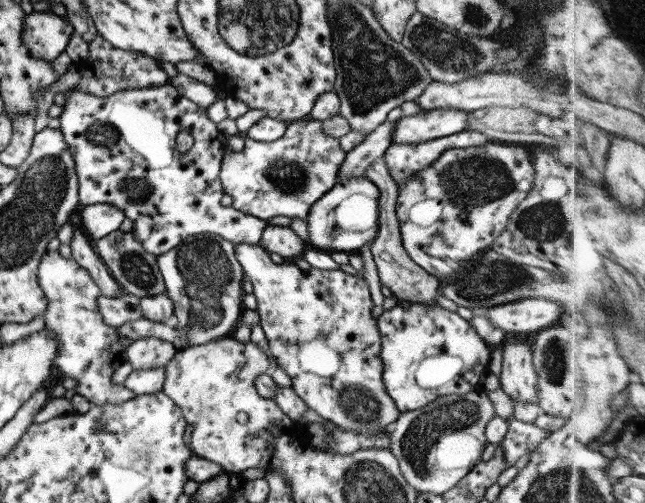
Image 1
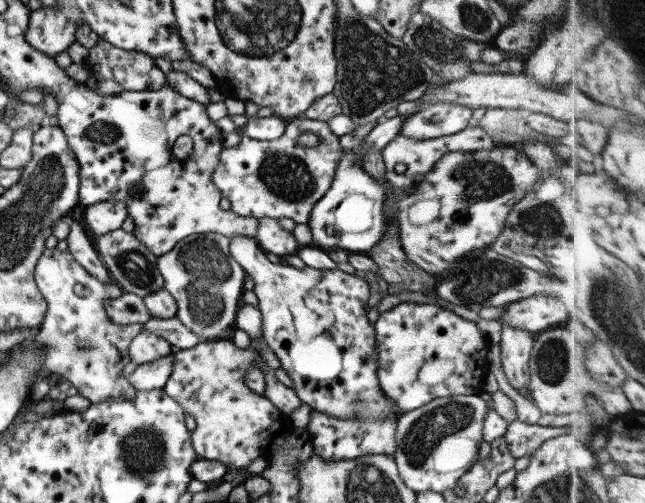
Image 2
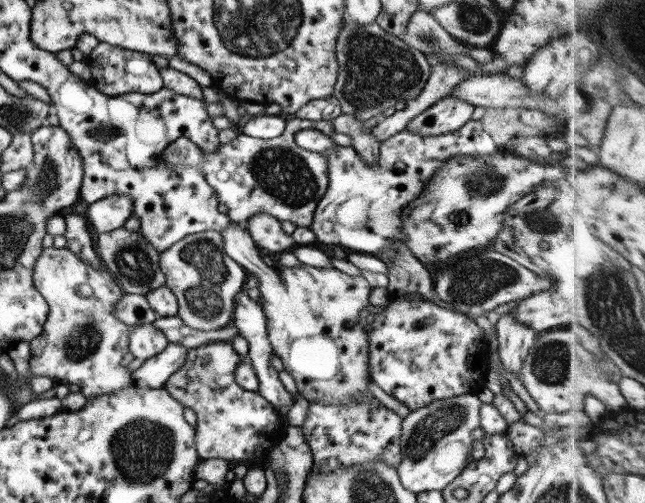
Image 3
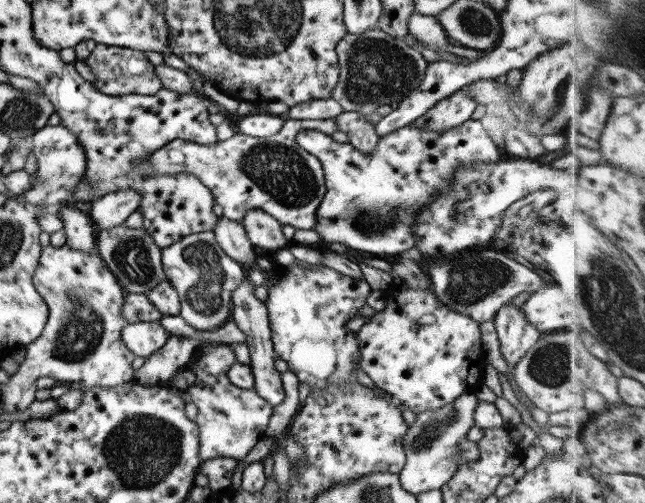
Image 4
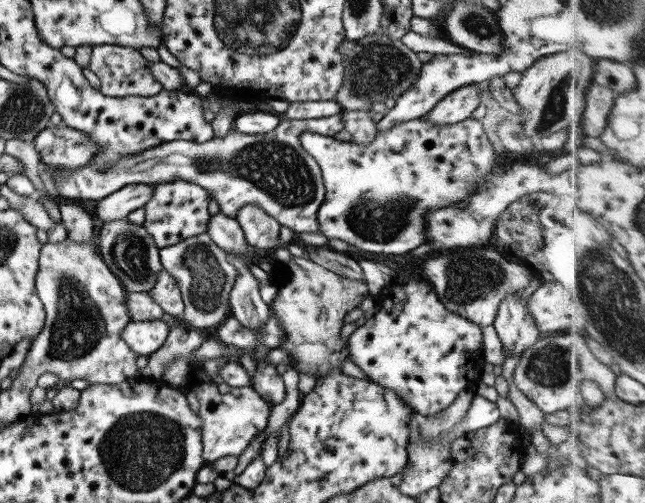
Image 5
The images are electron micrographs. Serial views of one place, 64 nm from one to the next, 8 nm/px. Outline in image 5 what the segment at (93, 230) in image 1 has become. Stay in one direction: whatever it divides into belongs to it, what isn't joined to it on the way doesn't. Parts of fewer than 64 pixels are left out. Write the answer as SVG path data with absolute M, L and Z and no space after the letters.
M127 184L98 200L95 214L103 223L119 220L126 217L129 212L143 207L151 196L153 196L153 185Z

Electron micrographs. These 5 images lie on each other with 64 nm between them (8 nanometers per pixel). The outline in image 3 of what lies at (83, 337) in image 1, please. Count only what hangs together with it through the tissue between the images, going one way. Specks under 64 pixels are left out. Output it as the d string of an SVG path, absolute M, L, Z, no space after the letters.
M48 247L42 249L35 261L32 284L48 304L48 312L41 332L29 341L29 374L52 377L67 385L76 384L85 398L129 387L132 384L132 375L127 366L133 360L127 344L130 327L117 320L113 313L119 298L125 293L105 266L99 265L99 269L95 269L91 263L79 259L66 247Z

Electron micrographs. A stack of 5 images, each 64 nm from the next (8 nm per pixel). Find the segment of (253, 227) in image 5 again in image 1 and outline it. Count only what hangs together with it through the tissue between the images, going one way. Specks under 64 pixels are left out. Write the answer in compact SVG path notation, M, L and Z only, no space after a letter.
M269 223L263 227L258 245L268 253L279 254L285 261L303 254L303 250L308 247L291 228L269 225Z

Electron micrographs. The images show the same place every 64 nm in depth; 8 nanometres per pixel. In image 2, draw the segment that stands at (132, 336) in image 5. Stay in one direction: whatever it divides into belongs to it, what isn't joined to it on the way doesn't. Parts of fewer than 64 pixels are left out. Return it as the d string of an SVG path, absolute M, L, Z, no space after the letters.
M138 330L128 344L129 360L136 366L159 359L169 351L171 345L167 341L147 331Z

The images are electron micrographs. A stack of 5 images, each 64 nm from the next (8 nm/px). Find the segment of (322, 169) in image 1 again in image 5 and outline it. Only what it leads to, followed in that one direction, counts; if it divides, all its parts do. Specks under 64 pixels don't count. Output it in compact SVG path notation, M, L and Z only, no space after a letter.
M341 112L309 120L281 118L277 127L265 134L229 131L223 138L214 136L201 143L180 139L163 142L145 152L119 156L105 171L97 172L97 167L85 164L73 171L59 173L59 169L47 169L45 163L39 161L37 174L47 191L55 188L59 196L72 200L98 201L127 184L149 185L175 180L193 182L215 199L219 212L231 218L235 218L239 207L254 204L293 233L319 232L316 212L324 199L322 176L317 162L304 153L298 139L303 132L332 137L341 129Z

